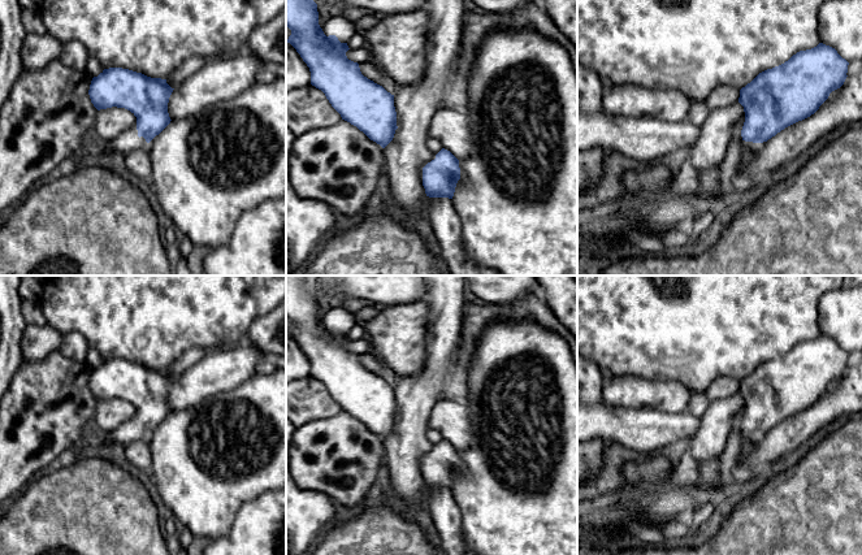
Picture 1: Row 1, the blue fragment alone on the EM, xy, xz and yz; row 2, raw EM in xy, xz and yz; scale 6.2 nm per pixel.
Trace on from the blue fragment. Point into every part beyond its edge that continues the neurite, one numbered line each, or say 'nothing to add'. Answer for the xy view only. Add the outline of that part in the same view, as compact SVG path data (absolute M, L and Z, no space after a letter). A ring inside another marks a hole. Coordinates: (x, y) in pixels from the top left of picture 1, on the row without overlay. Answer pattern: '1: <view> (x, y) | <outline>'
nothing to add

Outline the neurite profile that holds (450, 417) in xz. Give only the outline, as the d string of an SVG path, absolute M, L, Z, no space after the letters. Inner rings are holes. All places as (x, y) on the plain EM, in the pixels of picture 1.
M447 395L438 400L429 417L429 429L434 429L442 439L458 451L476 446L477 434L469 412L462 399Z

